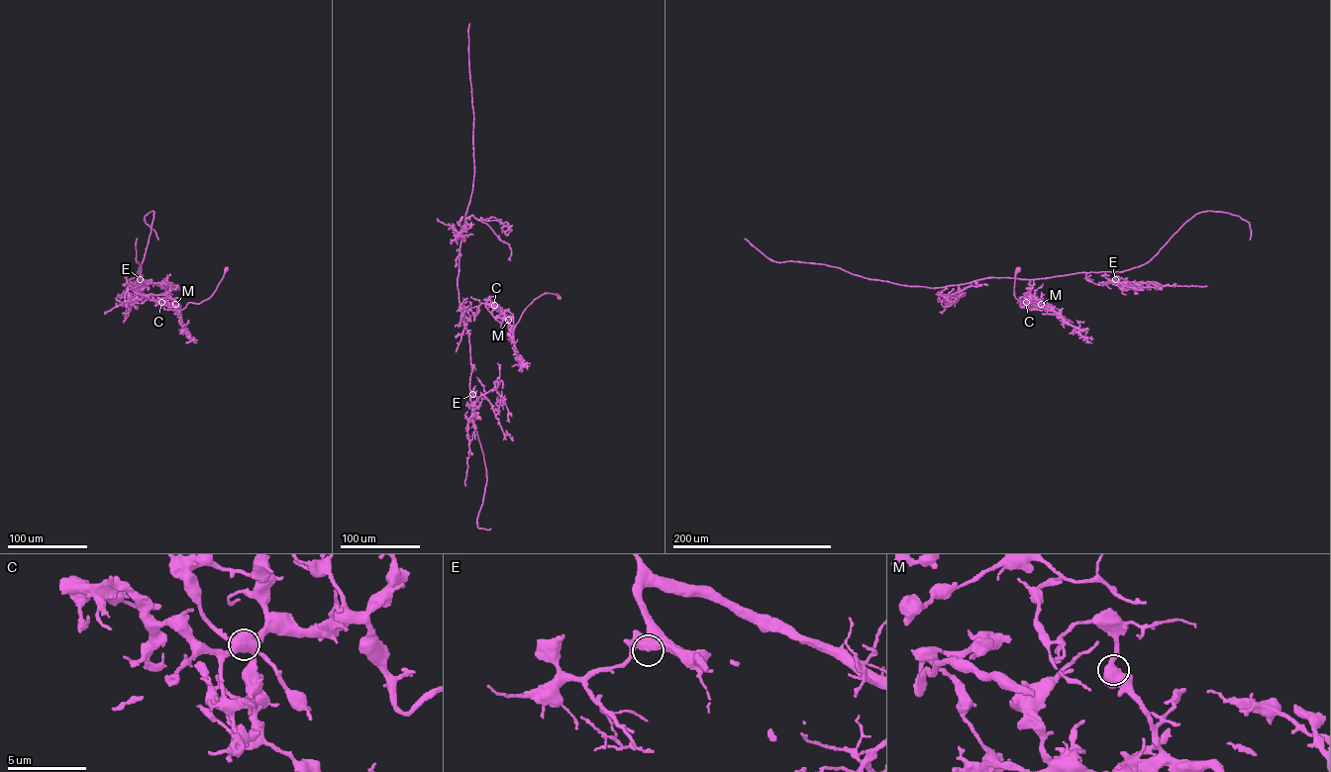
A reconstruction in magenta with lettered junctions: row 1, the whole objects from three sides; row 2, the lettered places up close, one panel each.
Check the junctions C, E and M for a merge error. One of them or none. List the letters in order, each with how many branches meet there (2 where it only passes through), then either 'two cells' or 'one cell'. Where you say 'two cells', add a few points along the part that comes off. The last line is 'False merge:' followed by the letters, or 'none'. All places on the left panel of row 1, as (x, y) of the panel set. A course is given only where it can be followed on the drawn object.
C: branches 4; two cells; course (161, 302), (179, 305), (181, 309), (189, 302), (201, 303), (212, 295), (227, 267)
E: branches 4; one cell
M: branches 4; one cell
False merge: C

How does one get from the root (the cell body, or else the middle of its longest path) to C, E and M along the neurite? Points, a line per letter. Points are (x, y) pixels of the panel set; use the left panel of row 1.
C: (226, 269), (214, 292), (200, 303), (189, 302), (181, 310), (179, 305), (161, 302)
E: (226, 269), (210, 297), (181, 310), (138, 292), (129, 279), (137, 271), (140, 279)
M: (226, 269), (209, 298), (199, 304), (189, 302), (180, 311), (175, 304)

